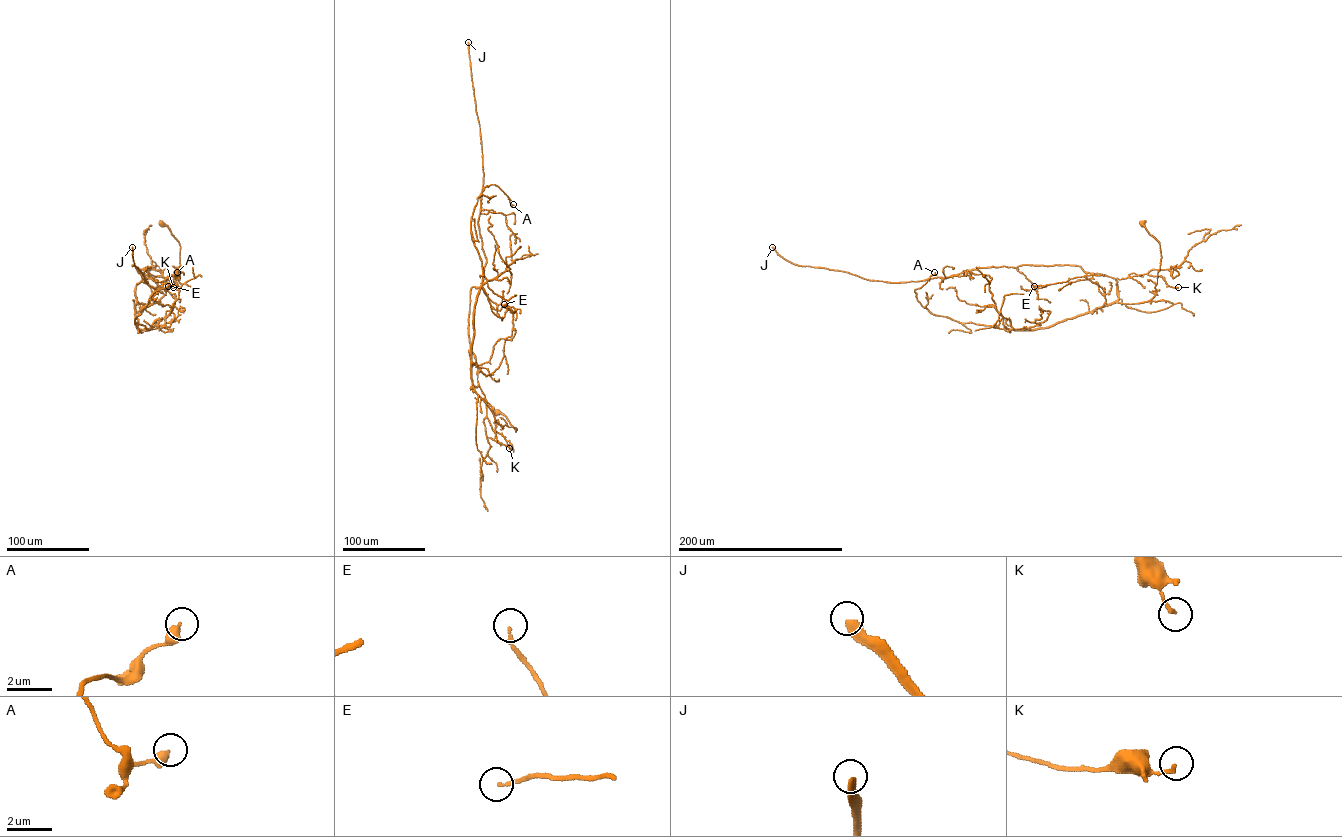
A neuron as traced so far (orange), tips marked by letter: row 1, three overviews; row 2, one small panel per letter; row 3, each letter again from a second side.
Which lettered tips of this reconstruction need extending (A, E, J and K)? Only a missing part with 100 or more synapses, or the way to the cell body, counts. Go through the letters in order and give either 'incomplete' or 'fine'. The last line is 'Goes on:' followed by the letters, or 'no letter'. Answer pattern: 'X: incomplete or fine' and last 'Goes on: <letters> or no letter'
A: fine
E: fine
J: incomplete
K: fine
Goes on: J

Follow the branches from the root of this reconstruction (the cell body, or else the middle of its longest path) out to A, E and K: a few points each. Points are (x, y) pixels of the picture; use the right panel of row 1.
A: (1142, 224), (1159, 244), (1153, 297), (1110, 303), (1046, 327), (1000, 329), (932, 314), (914, 290), (934, 272)
E: (1142, 224), (1161, 256), (1149, 300), (1092, 312), (1105, 293), (1085, 277), (1034, 286)
K: (1142, 224), (1159, 244), (1156, 294), (1143, 302), (1117, 302), (1116, 278), (1160, 276), (1168, 285), (1178, 287)

